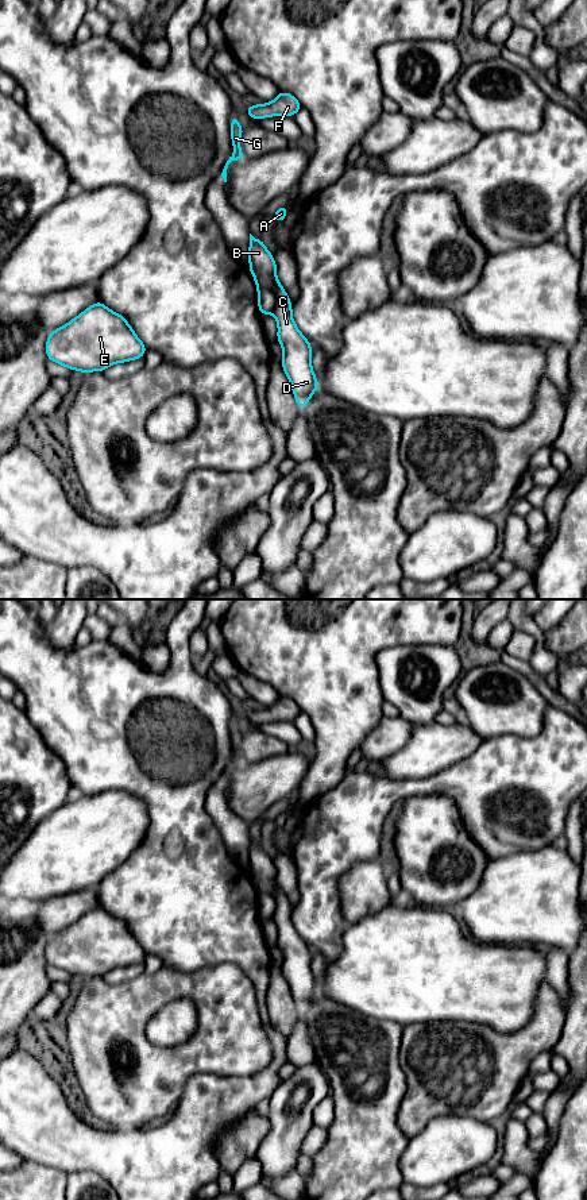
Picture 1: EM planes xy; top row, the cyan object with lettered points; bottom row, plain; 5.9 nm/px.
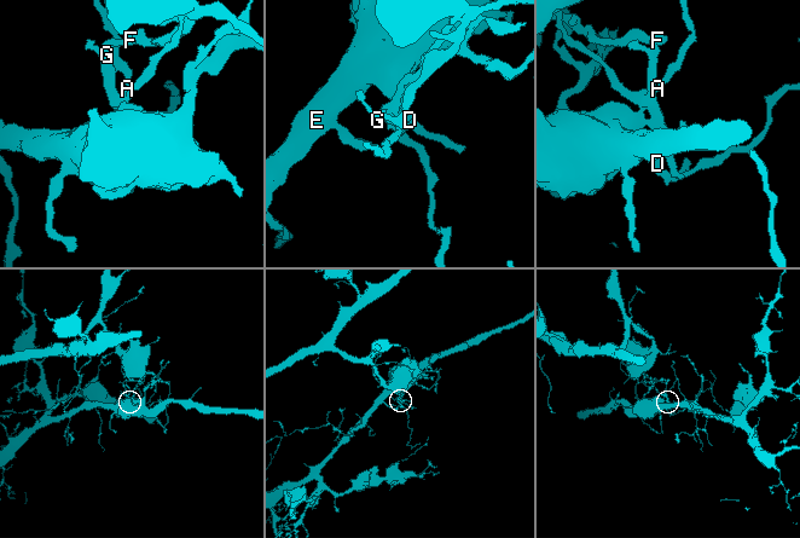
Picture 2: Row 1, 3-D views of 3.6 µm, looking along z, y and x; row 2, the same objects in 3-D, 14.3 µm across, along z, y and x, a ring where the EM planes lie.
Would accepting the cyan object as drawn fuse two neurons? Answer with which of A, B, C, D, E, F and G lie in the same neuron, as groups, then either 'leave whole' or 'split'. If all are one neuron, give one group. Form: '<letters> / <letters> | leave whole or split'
A C D E / B F G | split

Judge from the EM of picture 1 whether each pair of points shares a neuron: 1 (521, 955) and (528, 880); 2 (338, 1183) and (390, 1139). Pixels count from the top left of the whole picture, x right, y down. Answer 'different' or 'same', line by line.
1: different
2: same

